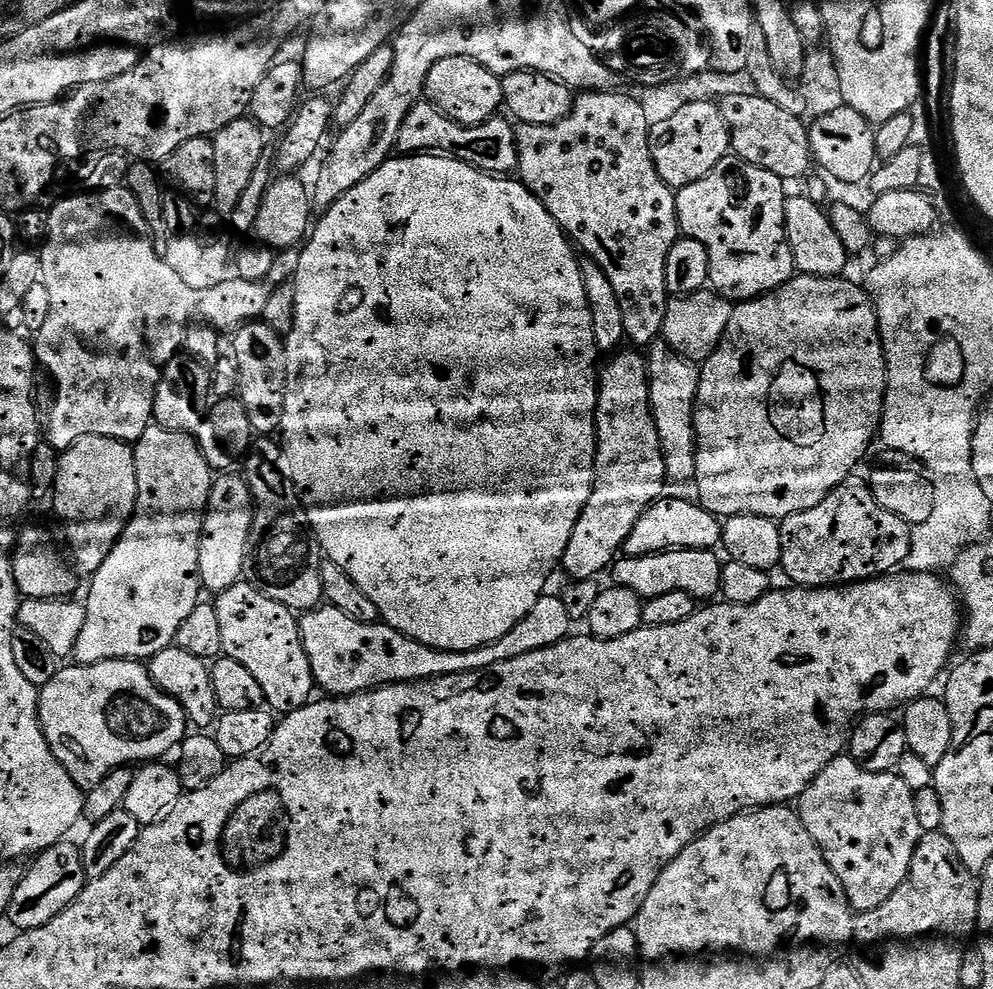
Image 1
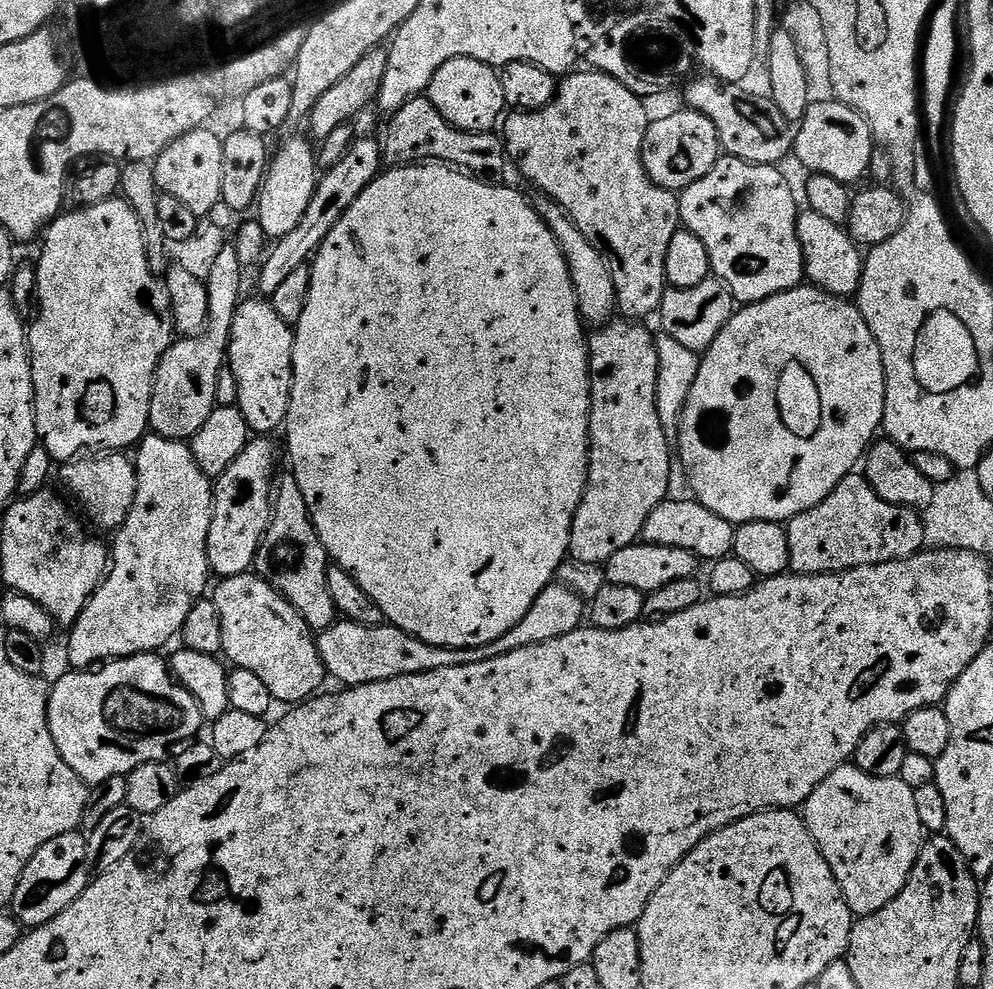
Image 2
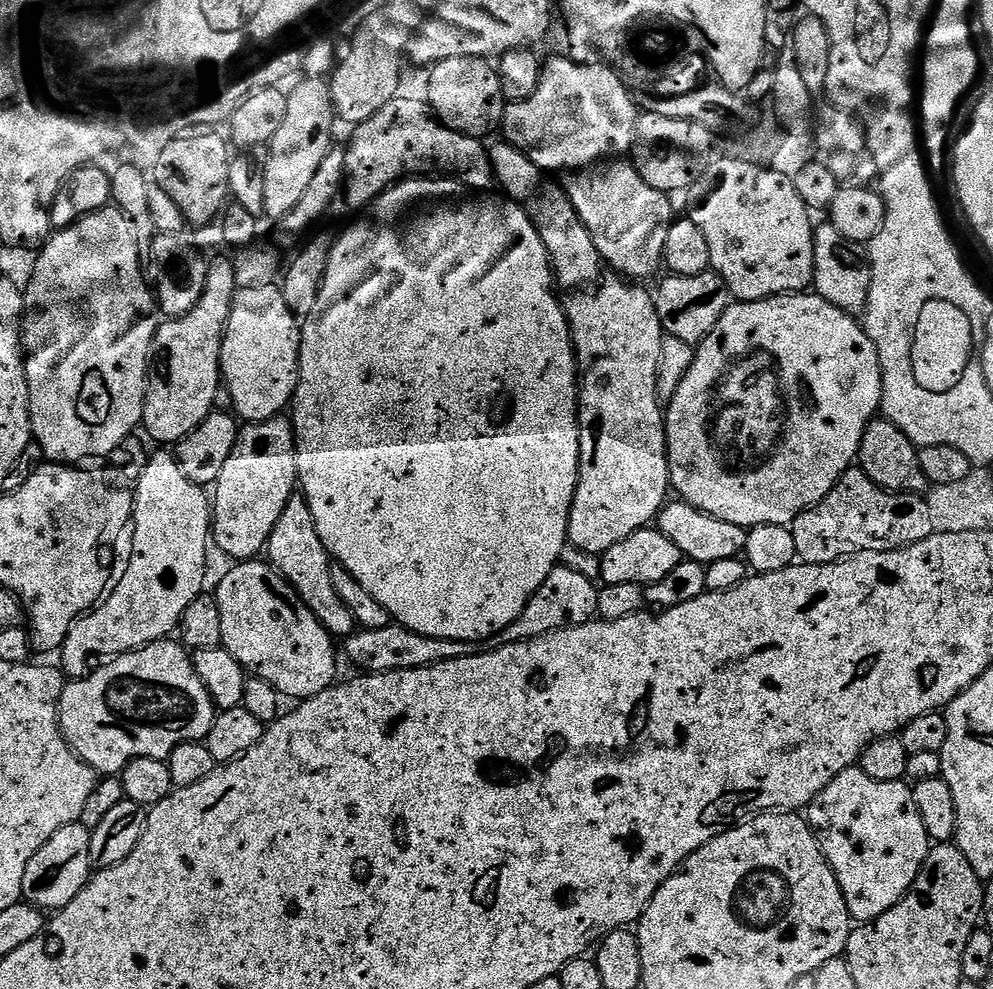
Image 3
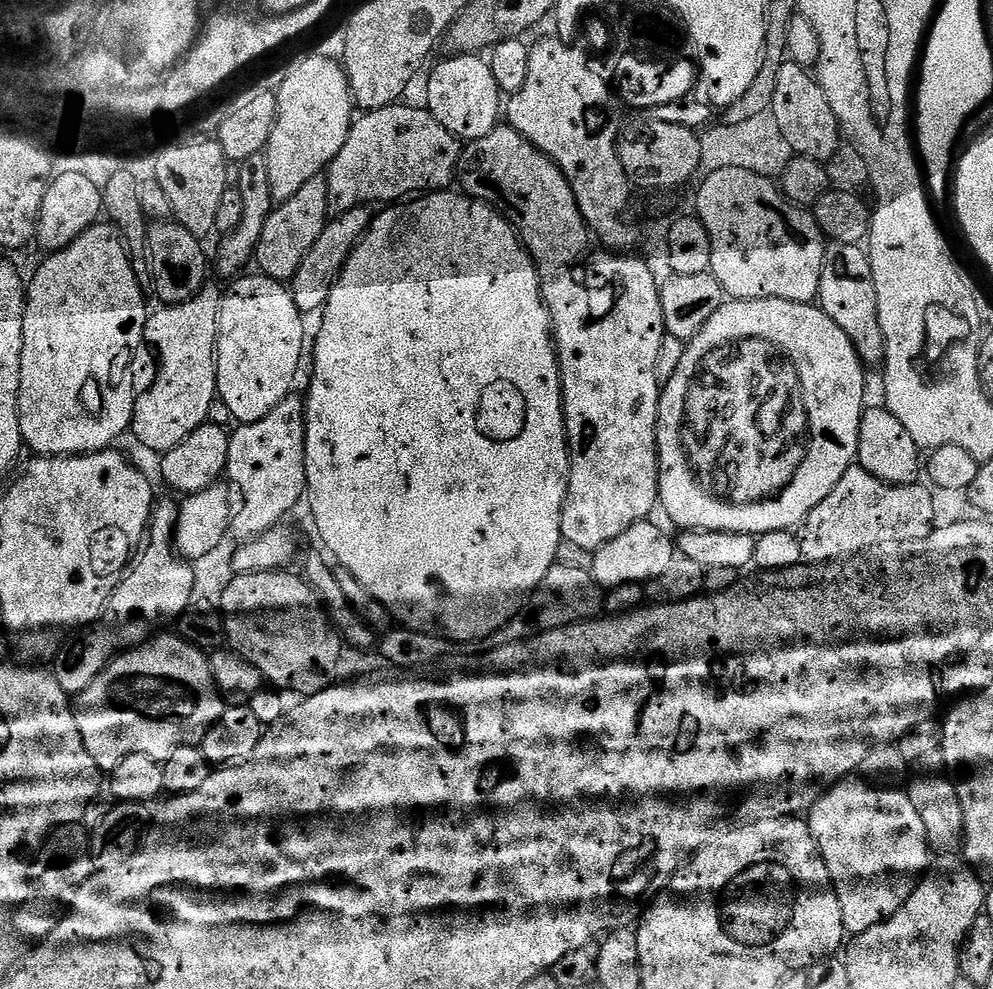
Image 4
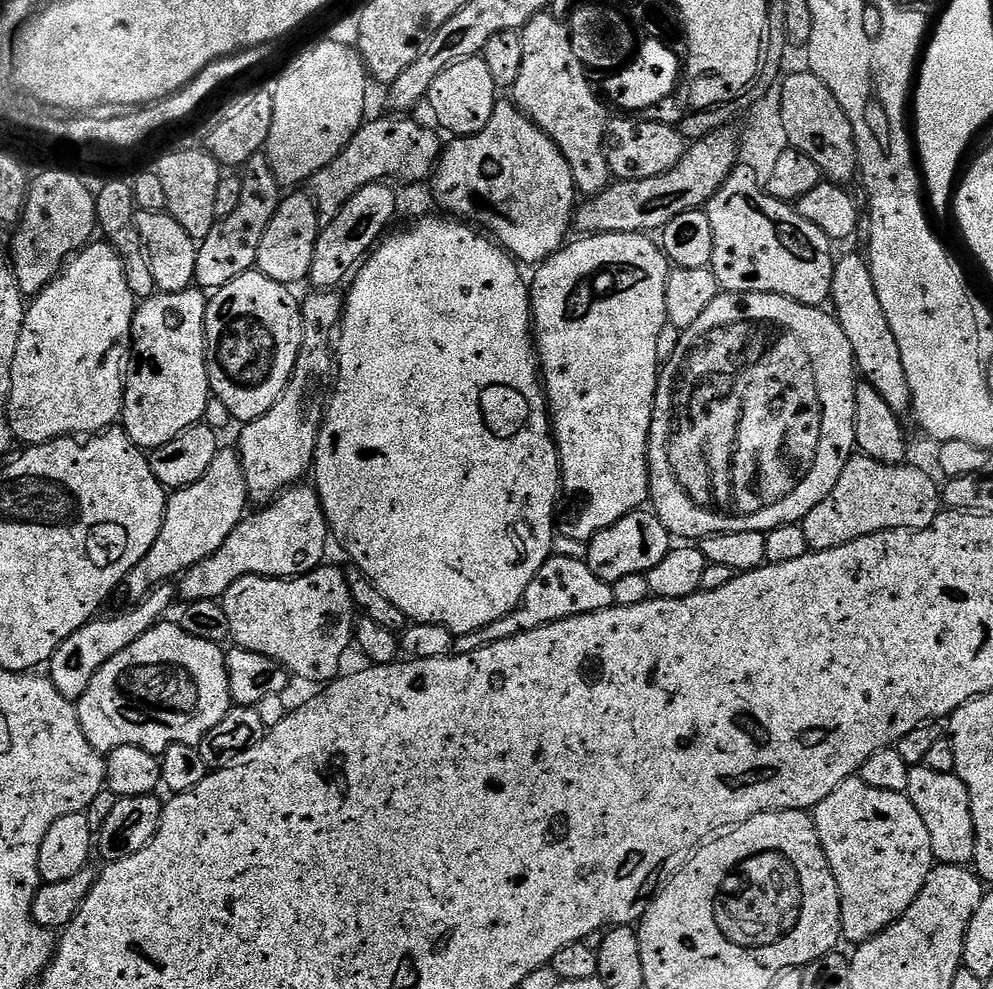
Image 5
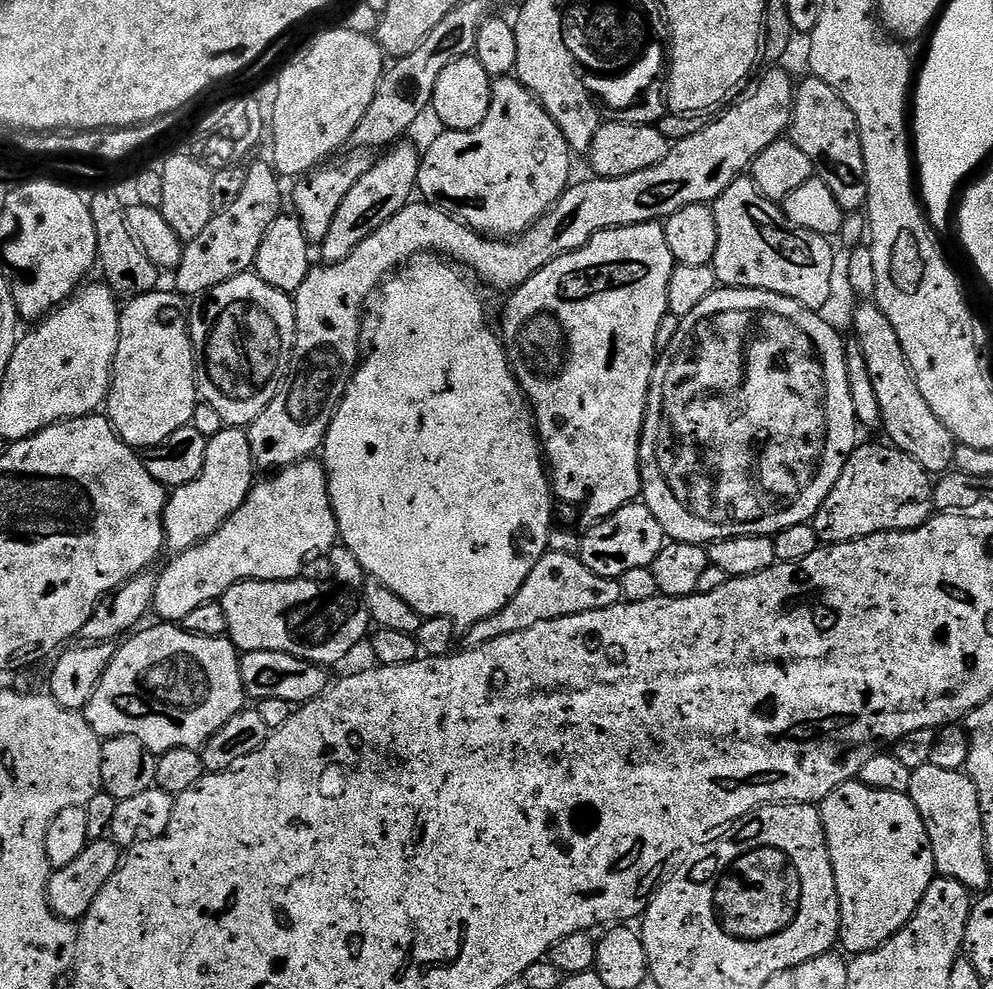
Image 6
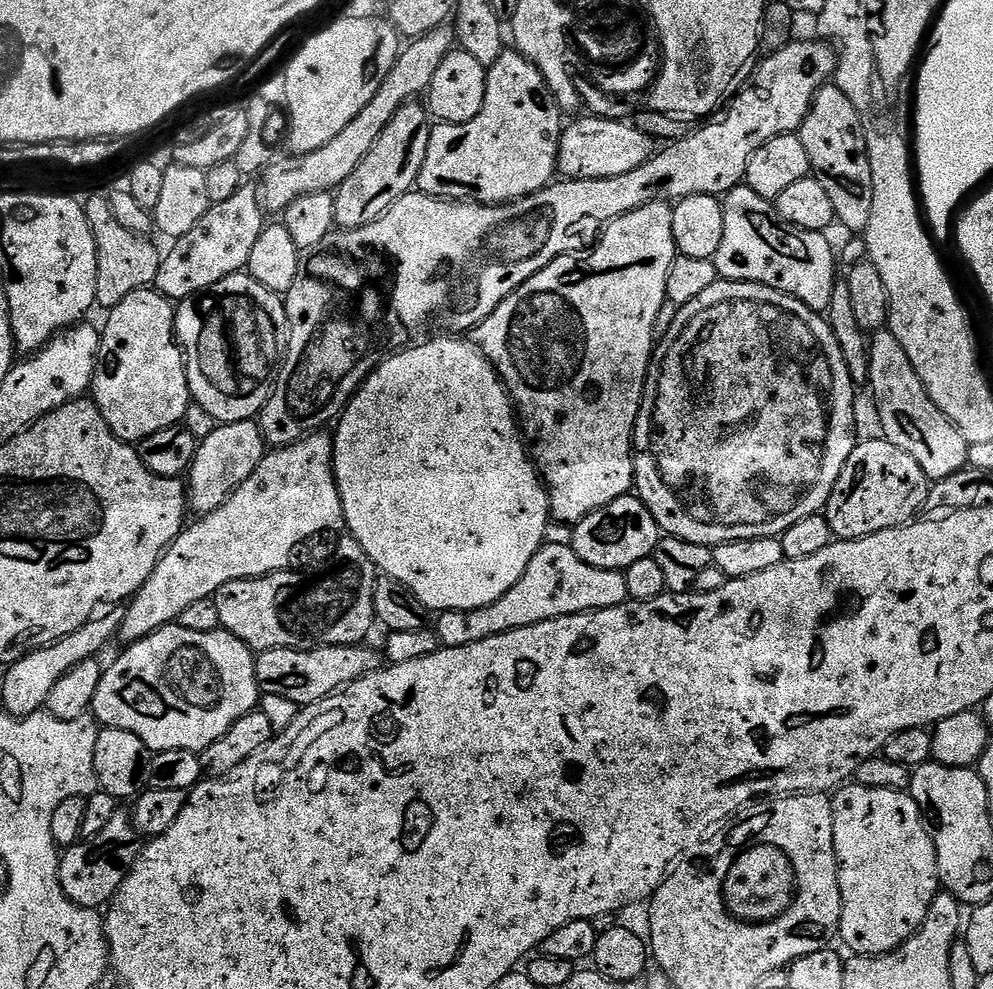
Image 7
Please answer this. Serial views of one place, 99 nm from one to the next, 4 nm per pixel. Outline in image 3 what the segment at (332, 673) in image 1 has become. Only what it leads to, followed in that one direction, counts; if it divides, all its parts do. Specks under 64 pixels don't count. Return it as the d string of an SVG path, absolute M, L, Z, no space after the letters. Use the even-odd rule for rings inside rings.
M557 566L546 578L546 582L542 582L542 586L538 586L538 590L530 598L526 610L522 610L522 614L518 614L516 621L510 626L506 626L506 630L502 630L499 636L491 636L489 640L483 641L483 651L493 652L503 644L513 644L519 640L529 640L538 638L542 634L557 632L563 628L589 624L590 621L597 619L599 593L600 588L597 581L578 573L577 570ZM395 622L382 630L370 630L369 628L357 630L347 637L343 641L343 644L343 655L345 652L348 655L349 662L357 664L360 667L359 671L364 674L425 668L443 660L457 660L463 656L476 656L482 651L479 643L467 640L439 640L438 638L430 638L417 632L411 632L408 628L402 628Z

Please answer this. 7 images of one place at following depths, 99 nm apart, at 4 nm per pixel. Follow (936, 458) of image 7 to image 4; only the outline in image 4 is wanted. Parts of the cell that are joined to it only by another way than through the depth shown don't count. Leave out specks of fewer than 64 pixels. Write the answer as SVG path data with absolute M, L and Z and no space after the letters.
M832 242L825 247L818 306L831 318L834 326L838 326L838 330L842 330L842 334L852 340L865 365L883 365L886 342L878 322L878 294L874 290L870 258L860 244Z

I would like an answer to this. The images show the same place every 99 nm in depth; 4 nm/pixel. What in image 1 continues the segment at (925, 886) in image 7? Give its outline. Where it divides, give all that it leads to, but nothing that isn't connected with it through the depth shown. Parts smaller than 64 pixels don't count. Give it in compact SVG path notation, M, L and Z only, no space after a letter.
M841 754L800 795L798 811L806 830L810 830L810 838L814 838L822 850L830 870L838 874L838 882L842 882L842 890L853 913L869 912L882 906L882 902L886 902L886 898L890 898L890 894L906 882L906 874L922 833L914 811L914 793L895 772L871 772L851 755Z

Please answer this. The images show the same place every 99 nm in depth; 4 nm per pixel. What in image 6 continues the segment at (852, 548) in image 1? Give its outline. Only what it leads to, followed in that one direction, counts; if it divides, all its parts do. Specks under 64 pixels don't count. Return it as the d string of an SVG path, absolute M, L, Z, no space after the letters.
M861 443L851 454L838 478L834 482L834 490L822 502L822 506L812 517L810 523L816 531L816 537L825 545L849 544L851 540L865 540L879 532L909 532L911 528L921 528L934 515L932 503L933 477L920 465L910 458L902 449L891 443L864 444Z

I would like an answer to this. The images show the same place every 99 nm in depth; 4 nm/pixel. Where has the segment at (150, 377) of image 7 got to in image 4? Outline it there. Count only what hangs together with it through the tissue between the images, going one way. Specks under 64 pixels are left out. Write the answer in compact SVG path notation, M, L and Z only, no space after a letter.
M212 282L205 283L204 287L192 296L186 302L181 304L170 304L167 306L160 306L149 315L146 326L144 327L144 340L147 343L152 343L156 347L156 352L160 355L160 369L156 372L156 381L149 386L148 389L141 391L136 398L136 405L134 406L134 414L132 415L132 426L130 429L131 435L136 435L136 440L144 448L149 448L155 454L163 454L169 452L174 446L178 446L178 442L182 442L188 437L191 432L198 430L198 426L208 423L208 415L210 414L210 402L217 400L216 395L216 327L218 326L218 310L220 309L220 297L222 295L221 289L216 289Z

